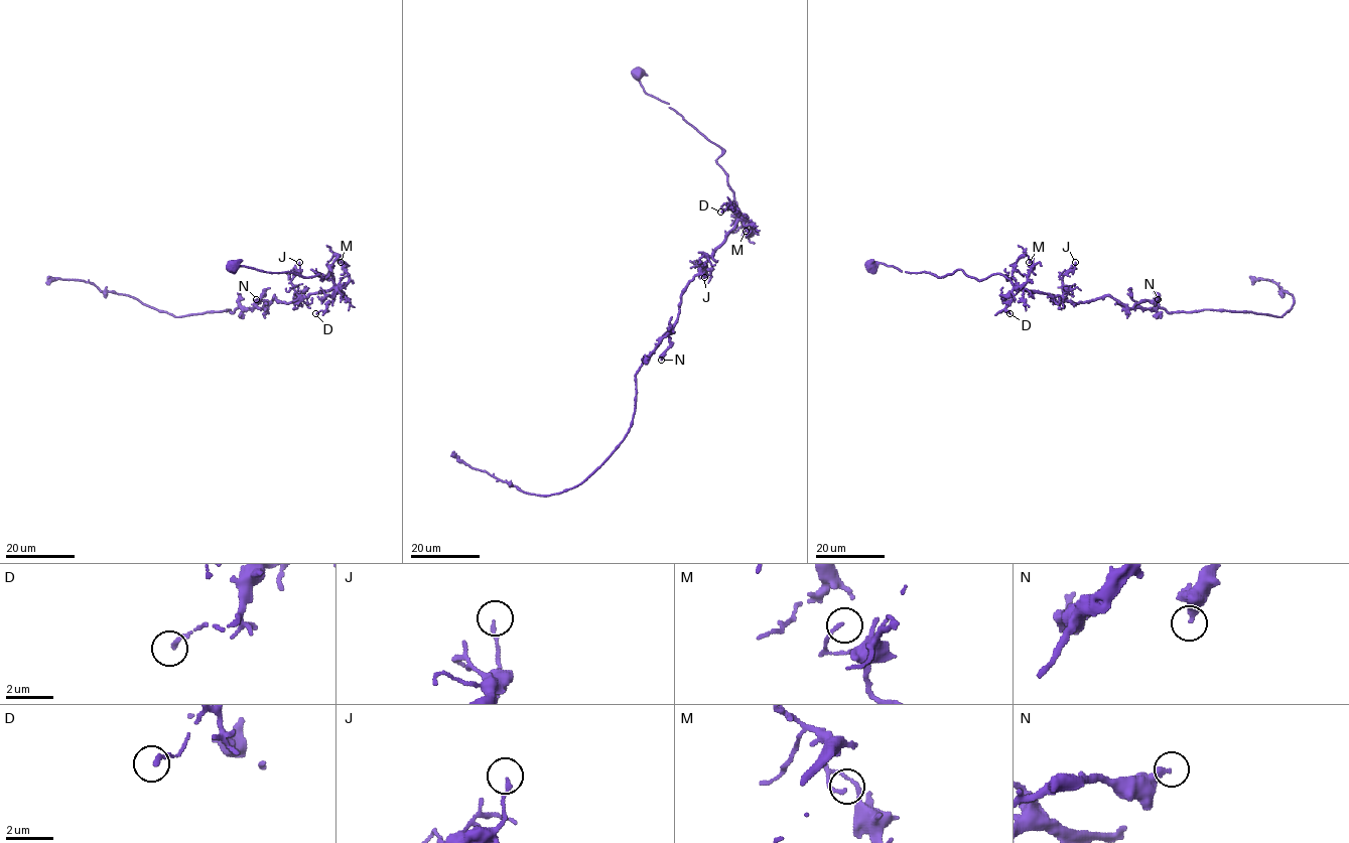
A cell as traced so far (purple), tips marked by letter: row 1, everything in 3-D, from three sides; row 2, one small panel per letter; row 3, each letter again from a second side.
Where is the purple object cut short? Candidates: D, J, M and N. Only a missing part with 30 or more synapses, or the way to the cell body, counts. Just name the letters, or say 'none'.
none

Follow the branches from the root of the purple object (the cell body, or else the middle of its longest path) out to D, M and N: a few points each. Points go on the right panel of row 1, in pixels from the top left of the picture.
D: (870, 268), (884, 263), (939, 277), (961, 269), (979, 281), (1000, 274), (1014, 286), (1001, 310), (1009, 313)
M: (870, 268), (884, 263), (939, 277), (961, 269), (979, 281), (1000, 274), (1021, 286), (1033, 260), (1029, 262)
N: (870, 268), (939, 277), (961, 269), (979, 281), (1000, 274), (1077, 303), (1111, 295), (1132, 307), (1158, 299)

